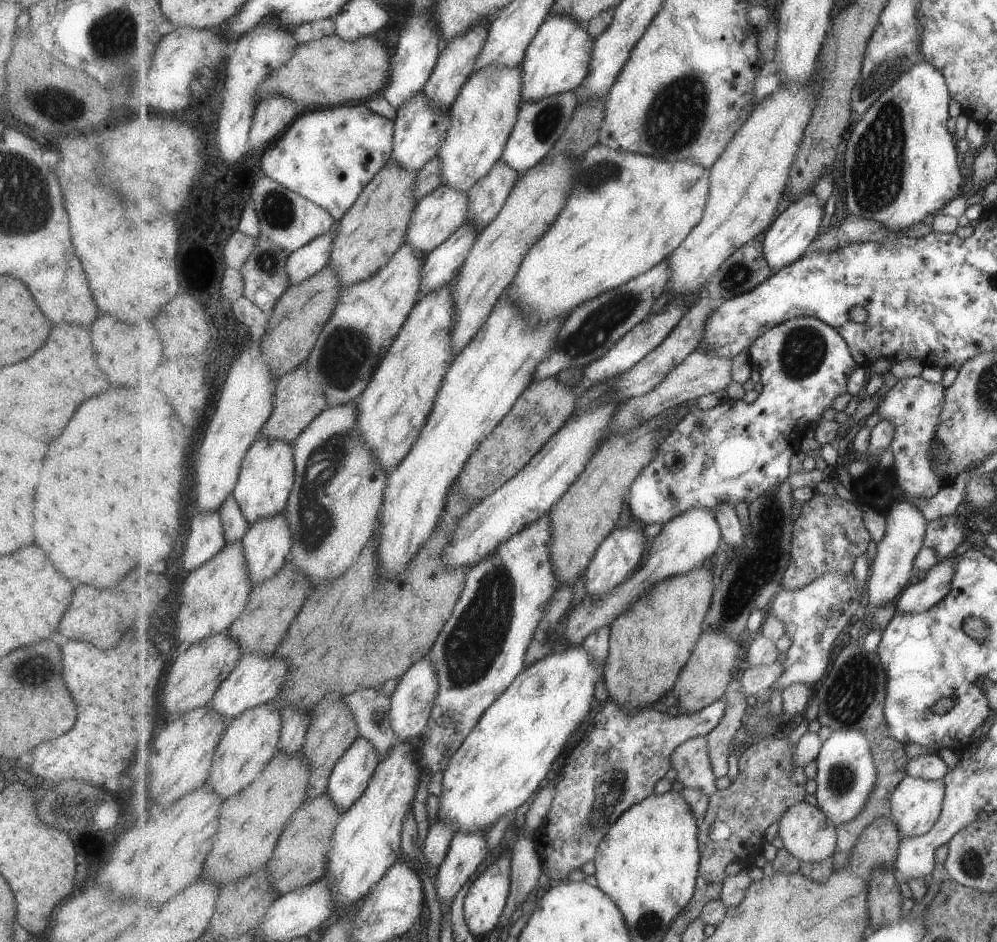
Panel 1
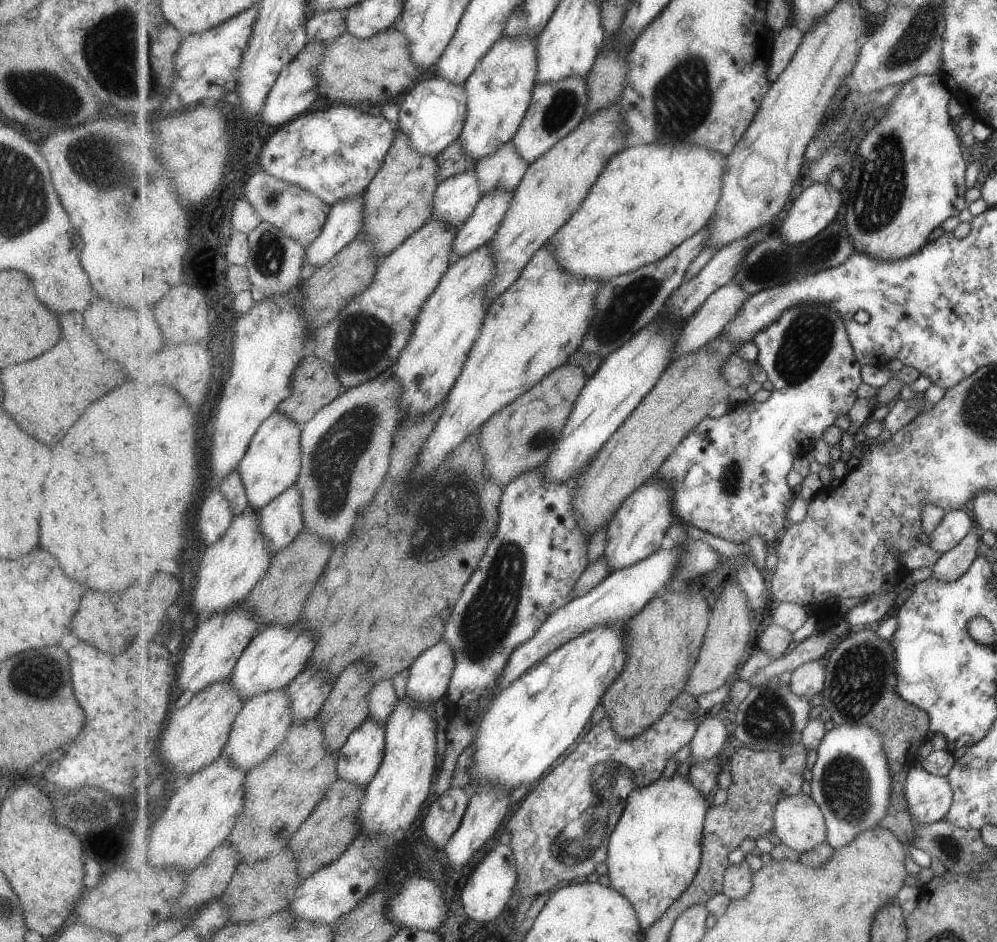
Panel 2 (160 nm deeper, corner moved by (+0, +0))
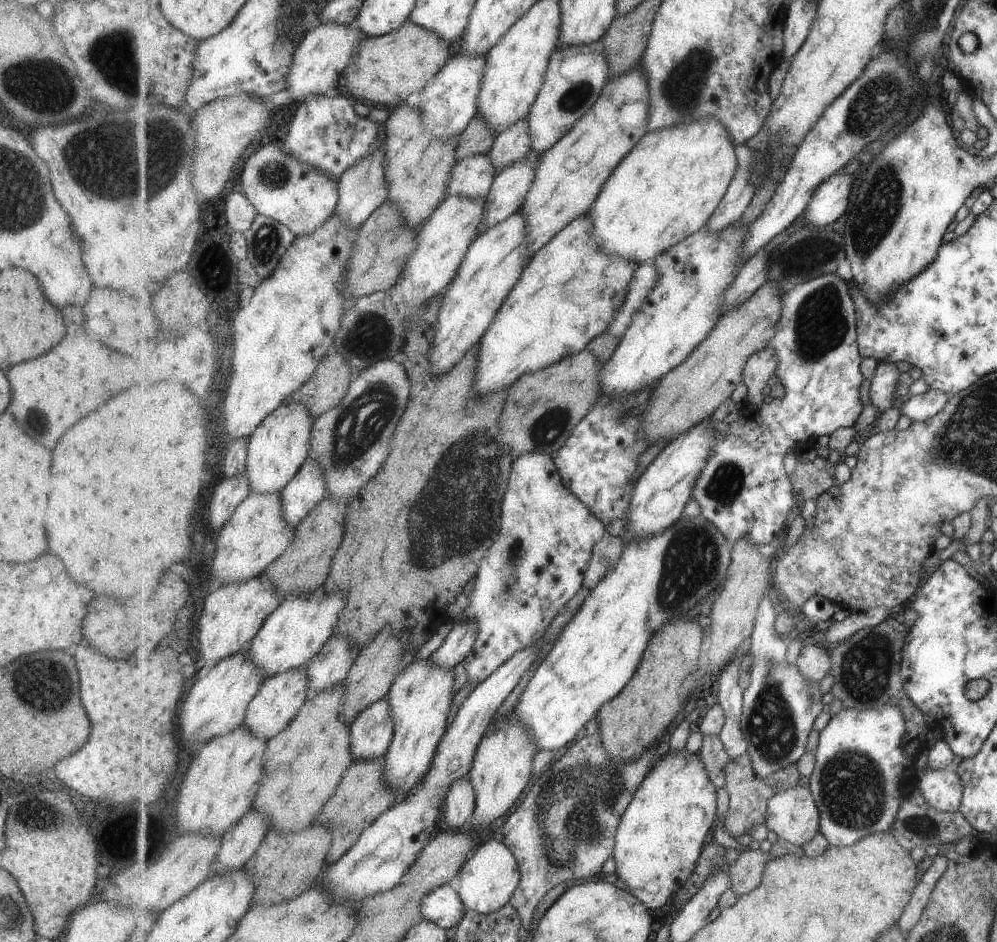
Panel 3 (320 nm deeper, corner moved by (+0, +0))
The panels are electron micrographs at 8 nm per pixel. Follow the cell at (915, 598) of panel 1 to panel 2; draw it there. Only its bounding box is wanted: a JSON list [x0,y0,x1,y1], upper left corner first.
[932,522,980,582]

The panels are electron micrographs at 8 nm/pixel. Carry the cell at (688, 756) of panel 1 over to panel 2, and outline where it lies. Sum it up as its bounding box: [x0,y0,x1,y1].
[690,714,732,767]

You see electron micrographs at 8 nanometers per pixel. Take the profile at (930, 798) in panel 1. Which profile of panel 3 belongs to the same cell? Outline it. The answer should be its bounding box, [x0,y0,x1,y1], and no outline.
[915,768,964,813]

